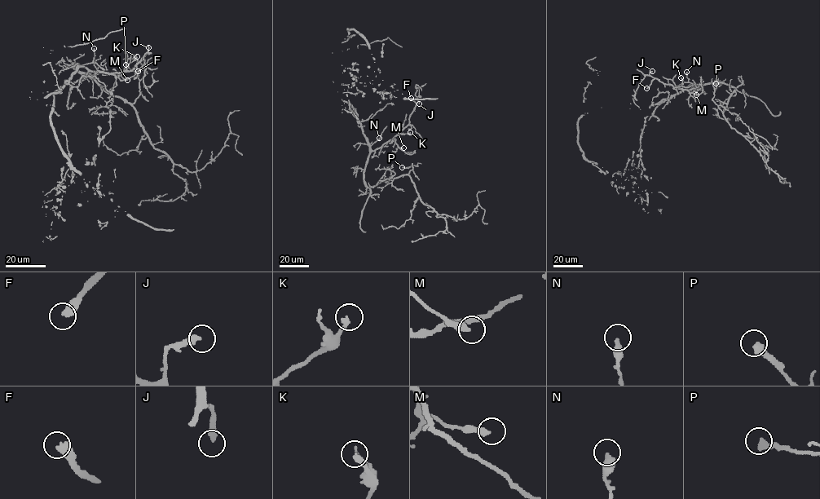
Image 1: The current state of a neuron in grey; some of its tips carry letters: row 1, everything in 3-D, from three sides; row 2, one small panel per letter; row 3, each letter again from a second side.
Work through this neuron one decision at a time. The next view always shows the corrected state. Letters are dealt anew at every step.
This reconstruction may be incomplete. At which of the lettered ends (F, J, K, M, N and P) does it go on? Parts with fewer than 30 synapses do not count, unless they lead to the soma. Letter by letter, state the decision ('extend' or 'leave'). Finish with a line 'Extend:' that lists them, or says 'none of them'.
F: extend
J: leave
K: leave
M: leave
N: leave
P: leave
Extend: F

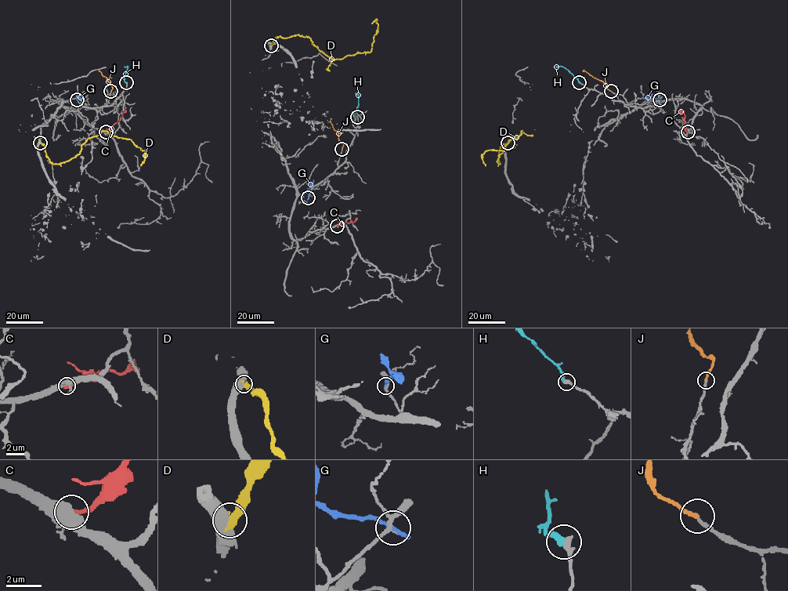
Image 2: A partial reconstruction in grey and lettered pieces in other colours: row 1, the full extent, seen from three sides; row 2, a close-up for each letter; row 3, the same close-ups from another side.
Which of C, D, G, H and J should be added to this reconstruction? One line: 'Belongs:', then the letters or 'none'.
Belongs: H, J

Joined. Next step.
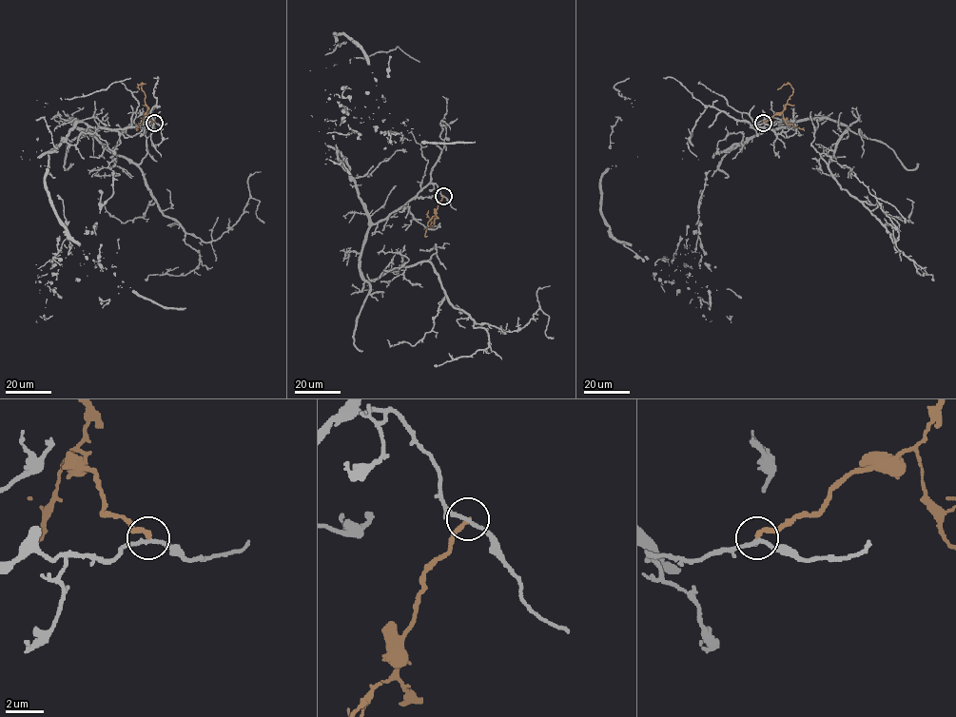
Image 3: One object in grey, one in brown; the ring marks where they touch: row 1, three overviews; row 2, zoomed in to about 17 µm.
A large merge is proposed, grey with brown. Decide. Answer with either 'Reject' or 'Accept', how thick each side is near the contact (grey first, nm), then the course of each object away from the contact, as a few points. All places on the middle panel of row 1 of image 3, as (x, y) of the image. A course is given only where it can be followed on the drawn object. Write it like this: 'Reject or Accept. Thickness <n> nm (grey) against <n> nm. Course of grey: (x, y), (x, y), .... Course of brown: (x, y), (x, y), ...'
Reject. Thickness 190 nm (grey) against 280 nm. Course of grey: (444, 196), (428, 184), (372, 222), (338, 159), (381, 95), (334, 34), (334, 65), (398, 47), (419, 62). Course of brown: (444, 196), (432, 226), (428, 210)

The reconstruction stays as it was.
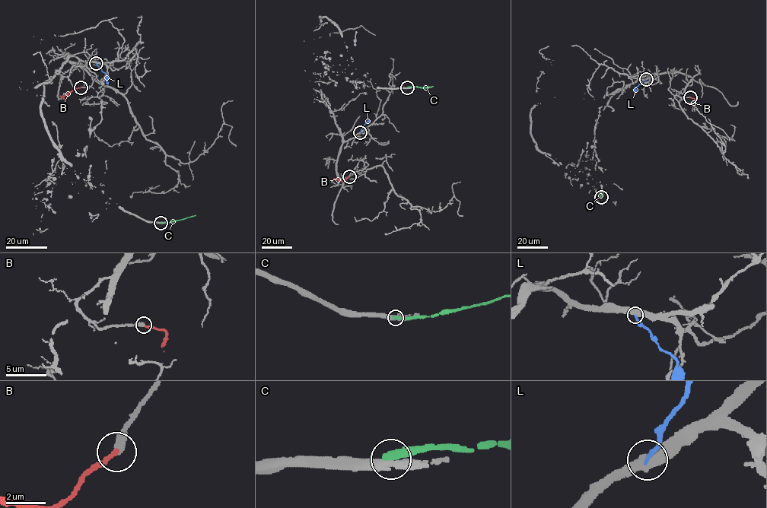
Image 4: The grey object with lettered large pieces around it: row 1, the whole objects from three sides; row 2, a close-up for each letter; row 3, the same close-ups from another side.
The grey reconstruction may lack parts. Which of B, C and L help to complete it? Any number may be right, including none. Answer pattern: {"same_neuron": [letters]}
{"same_neuron": ["B"]}

